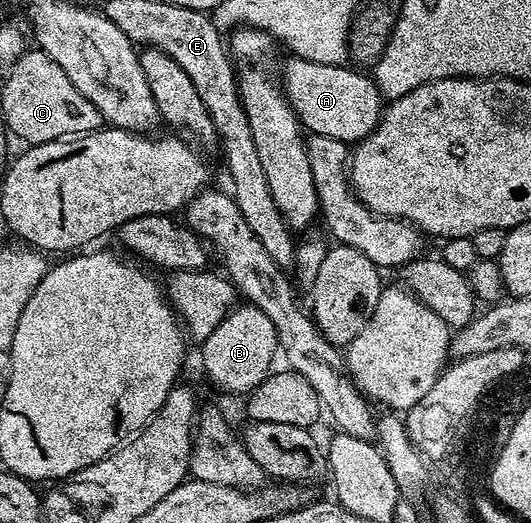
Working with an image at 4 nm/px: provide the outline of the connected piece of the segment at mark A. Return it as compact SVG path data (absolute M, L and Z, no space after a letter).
M293 56L287 57L286 67L280 70L280 85L298 114L298 121L310 134L332 136L347 144L357 144L377 128L382 118L384 99L369 73L349 70L349 65L316 64Z

